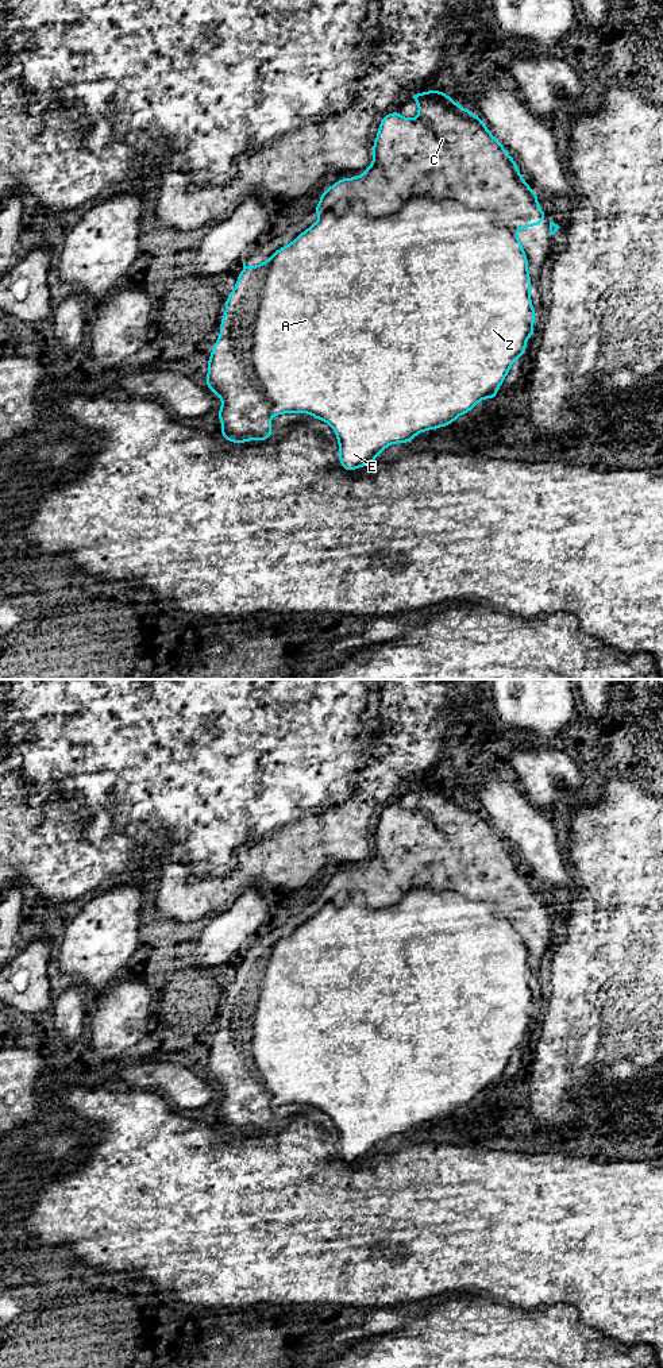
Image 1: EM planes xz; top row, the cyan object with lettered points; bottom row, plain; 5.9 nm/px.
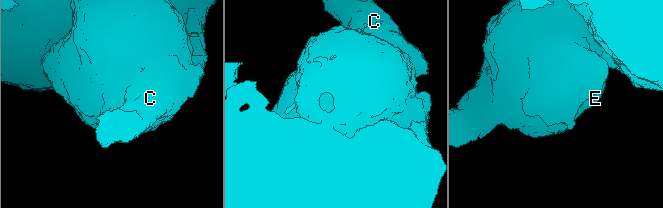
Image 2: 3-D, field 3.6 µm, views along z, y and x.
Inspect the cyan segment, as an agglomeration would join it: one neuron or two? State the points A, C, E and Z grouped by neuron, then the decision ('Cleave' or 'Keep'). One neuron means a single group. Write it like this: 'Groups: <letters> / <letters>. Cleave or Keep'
Groups: A C E Z. Keep

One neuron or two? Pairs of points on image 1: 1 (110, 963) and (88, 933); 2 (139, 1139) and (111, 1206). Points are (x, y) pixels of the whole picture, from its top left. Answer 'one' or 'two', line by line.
1: one
2: one

